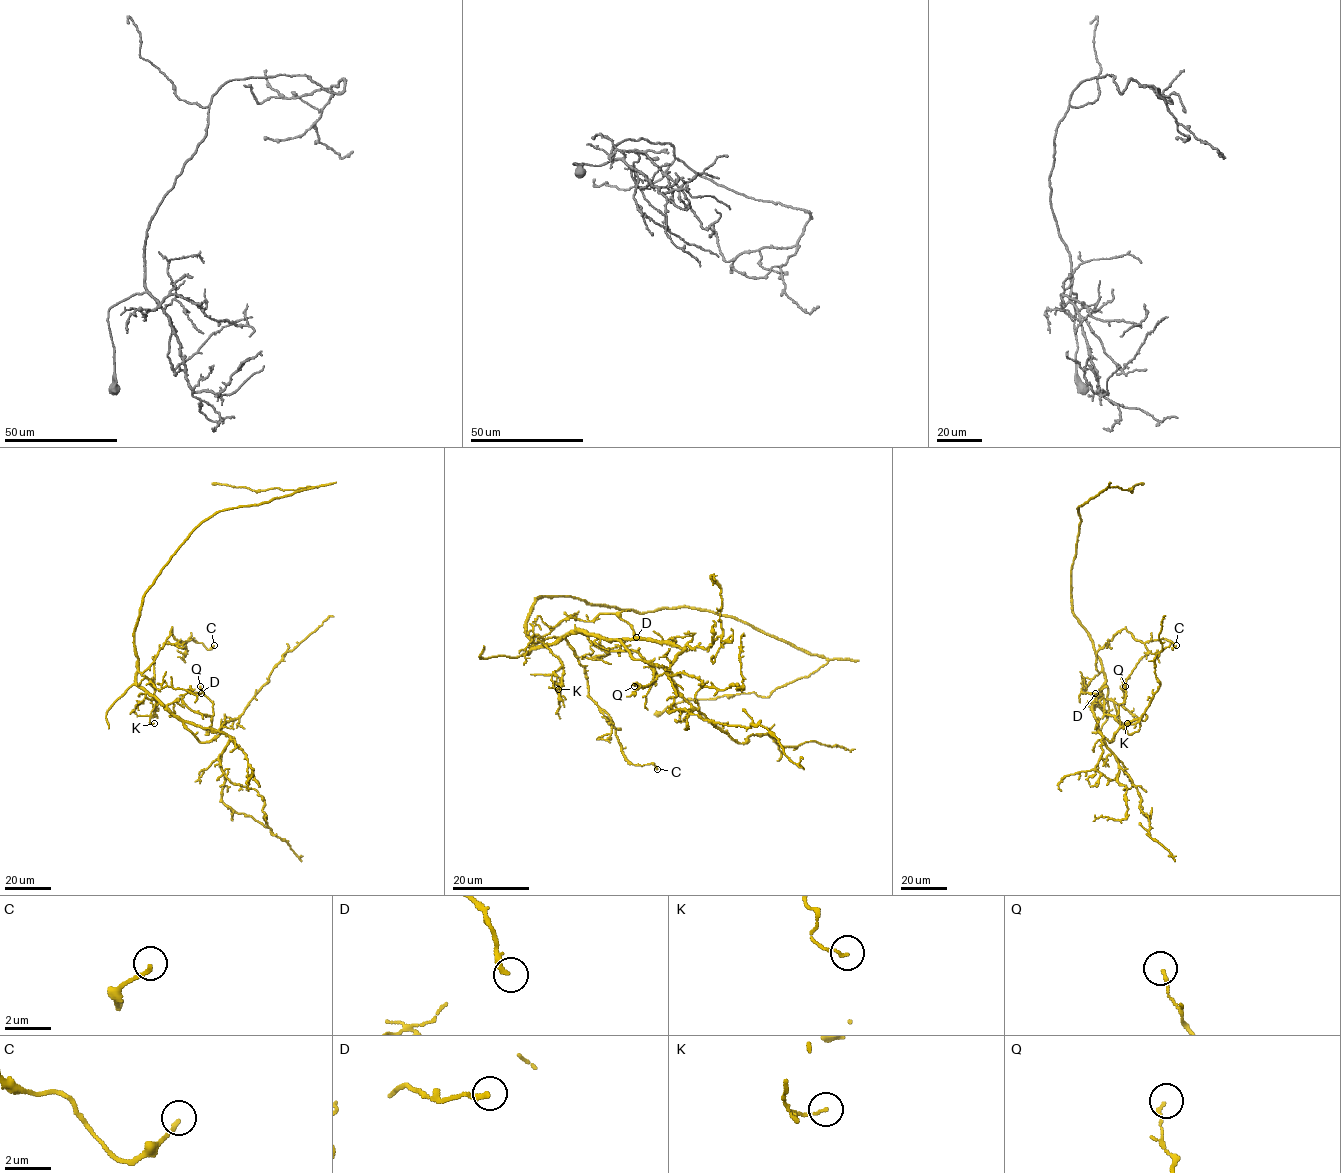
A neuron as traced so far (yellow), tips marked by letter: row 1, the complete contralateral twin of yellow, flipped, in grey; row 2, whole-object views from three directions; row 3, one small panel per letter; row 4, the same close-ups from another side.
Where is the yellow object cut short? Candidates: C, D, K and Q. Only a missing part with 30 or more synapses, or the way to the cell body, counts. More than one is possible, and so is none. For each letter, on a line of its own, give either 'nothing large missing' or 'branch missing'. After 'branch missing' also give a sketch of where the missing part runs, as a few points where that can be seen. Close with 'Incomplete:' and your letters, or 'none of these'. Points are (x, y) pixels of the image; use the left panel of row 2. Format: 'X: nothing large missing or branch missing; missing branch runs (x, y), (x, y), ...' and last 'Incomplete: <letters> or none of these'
C: nothing large missing
D: nothing large missing
K: nothing large missing
Q: nothing large missing
Incomplete: none of these

